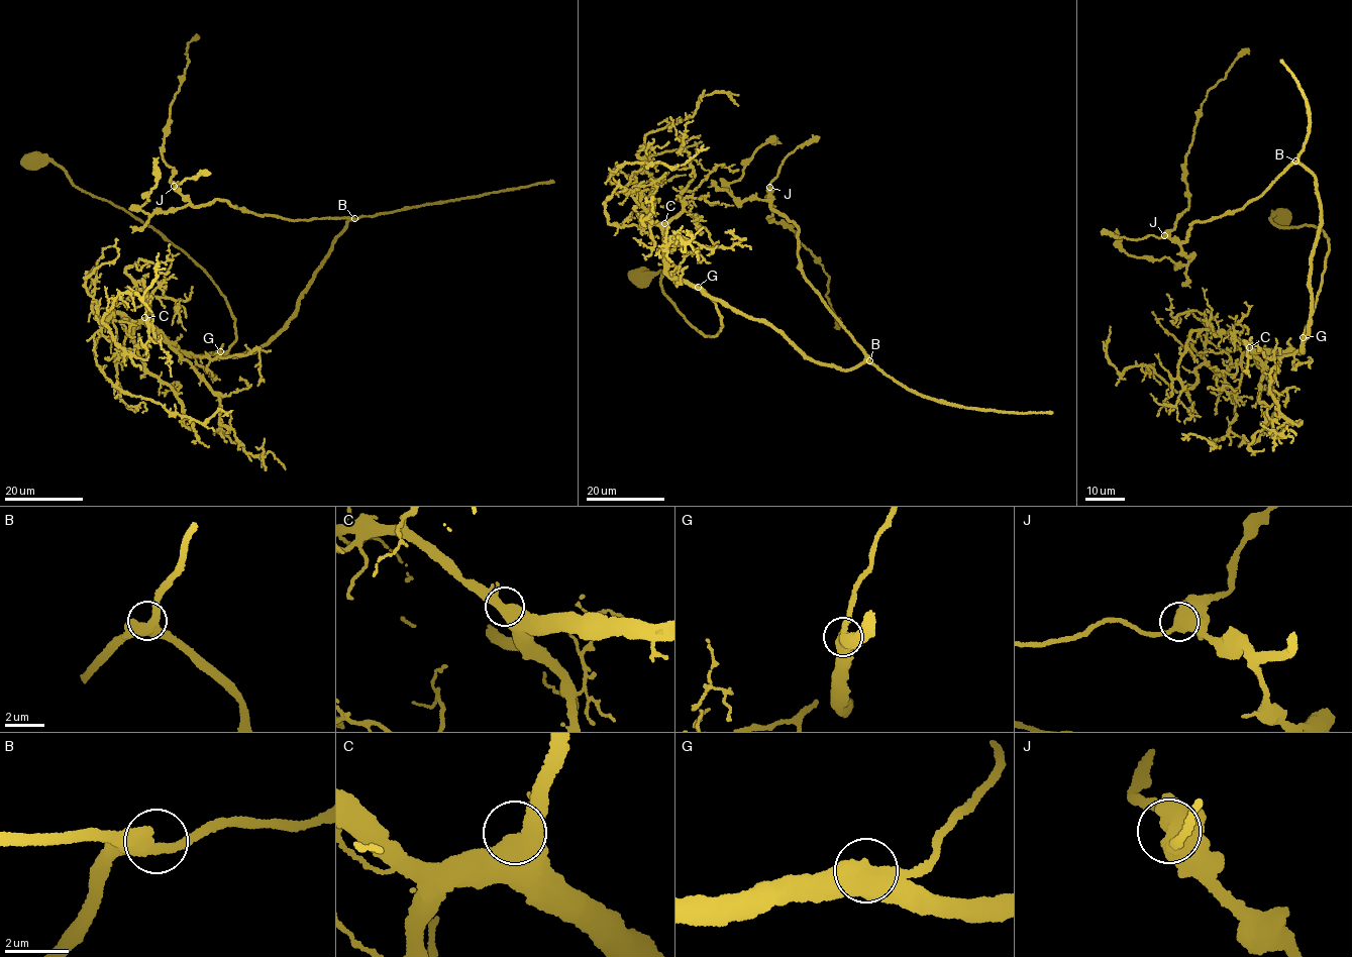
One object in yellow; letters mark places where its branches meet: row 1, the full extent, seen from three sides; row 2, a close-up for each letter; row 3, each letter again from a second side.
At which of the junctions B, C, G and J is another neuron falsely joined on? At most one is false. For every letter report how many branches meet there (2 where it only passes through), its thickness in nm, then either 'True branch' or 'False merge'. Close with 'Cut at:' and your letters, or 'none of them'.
B: Branches: 2. Thickness 440 nm. True branch
C: Branches: 2. Thickness 550 nm. True branch
G: Branches: 2. Thickness 650 nm. True branch
J: Branches: 2. Thickness 550 nm. True branch
Cut at: none of them

